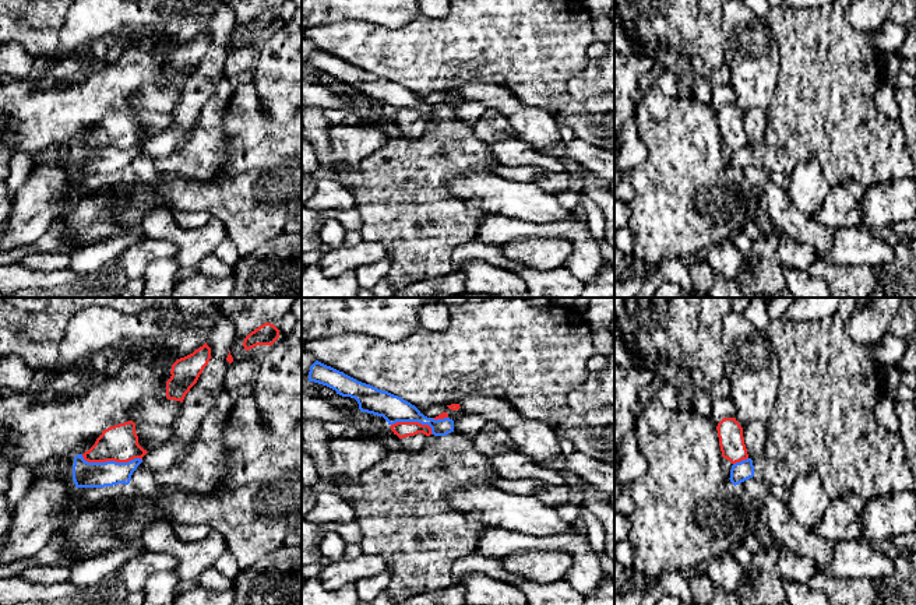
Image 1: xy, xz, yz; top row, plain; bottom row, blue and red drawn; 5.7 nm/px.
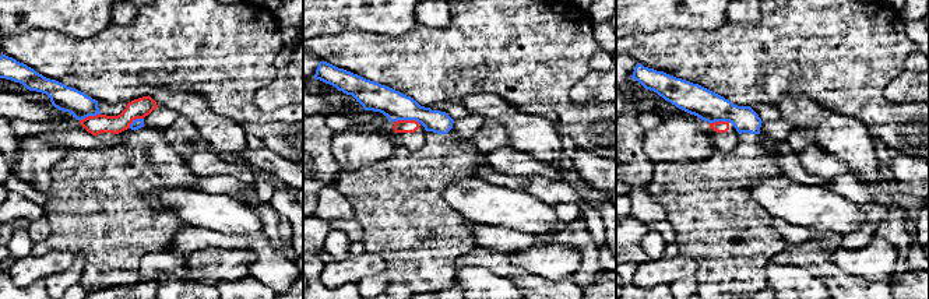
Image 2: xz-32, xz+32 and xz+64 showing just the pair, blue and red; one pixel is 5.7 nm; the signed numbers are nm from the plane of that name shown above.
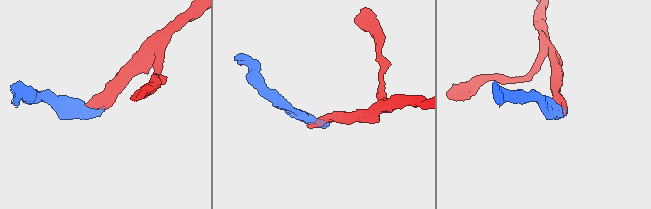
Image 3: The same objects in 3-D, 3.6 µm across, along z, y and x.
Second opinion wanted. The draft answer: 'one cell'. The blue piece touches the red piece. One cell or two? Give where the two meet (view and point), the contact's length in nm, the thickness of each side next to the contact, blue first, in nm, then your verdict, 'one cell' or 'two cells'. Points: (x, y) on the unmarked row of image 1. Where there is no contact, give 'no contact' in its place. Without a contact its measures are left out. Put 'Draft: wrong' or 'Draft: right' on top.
Draft: wrong
xy (111, 148) | 360 nm | 150/220 nm | two cells

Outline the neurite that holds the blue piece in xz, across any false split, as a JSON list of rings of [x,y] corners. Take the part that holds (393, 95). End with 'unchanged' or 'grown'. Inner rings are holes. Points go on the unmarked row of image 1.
[[[316,48],[310,53],[309,68],[327,73],[342,84],[355,85],[362,99],[383,103],[388,112],[397,109],[419,109],[431,115],[431,122],[419,138],[392,138],[378,151],[367,155],[359,162],[356,170],[341,165],[337,168],[339,180],[350,187],[355,198],[355,208],[362,215],[360,235],[366,242],[378,242],[390,257],[390,271],[387,278],[397,289],[405,288],[408,284],[426,281],[430,278],[443,278],[455,271],[452,264],[452,250],[457,246],[465,245],[478,238],[478,228],[487,215],[478,207],[469,207],[466,201],[454,197],[445,183],[469,172],[482,175],[496,175],[496,168],[500,165],[490,152],[490,145],[475,136],[473,127],[454,117],[454,108],[450,105],[433,106],[424,103],[415,92],[394,82],[388,78],[378,77],[370,71],[357,68],[356,66]]]; grown

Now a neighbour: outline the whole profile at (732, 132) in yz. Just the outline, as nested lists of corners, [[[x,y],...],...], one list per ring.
[[[723,105],[718,110],[716,117],[723,145],[729,147],[732,151],[748,145],[743,124],[743,115],[736,105]]]

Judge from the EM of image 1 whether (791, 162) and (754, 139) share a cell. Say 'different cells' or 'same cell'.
different cells

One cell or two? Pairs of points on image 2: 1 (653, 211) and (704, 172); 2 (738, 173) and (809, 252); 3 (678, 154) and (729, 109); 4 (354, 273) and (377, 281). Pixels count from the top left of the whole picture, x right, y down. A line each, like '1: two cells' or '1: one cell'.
1: two cells
2: two cells
3: two cells
4: two cells

